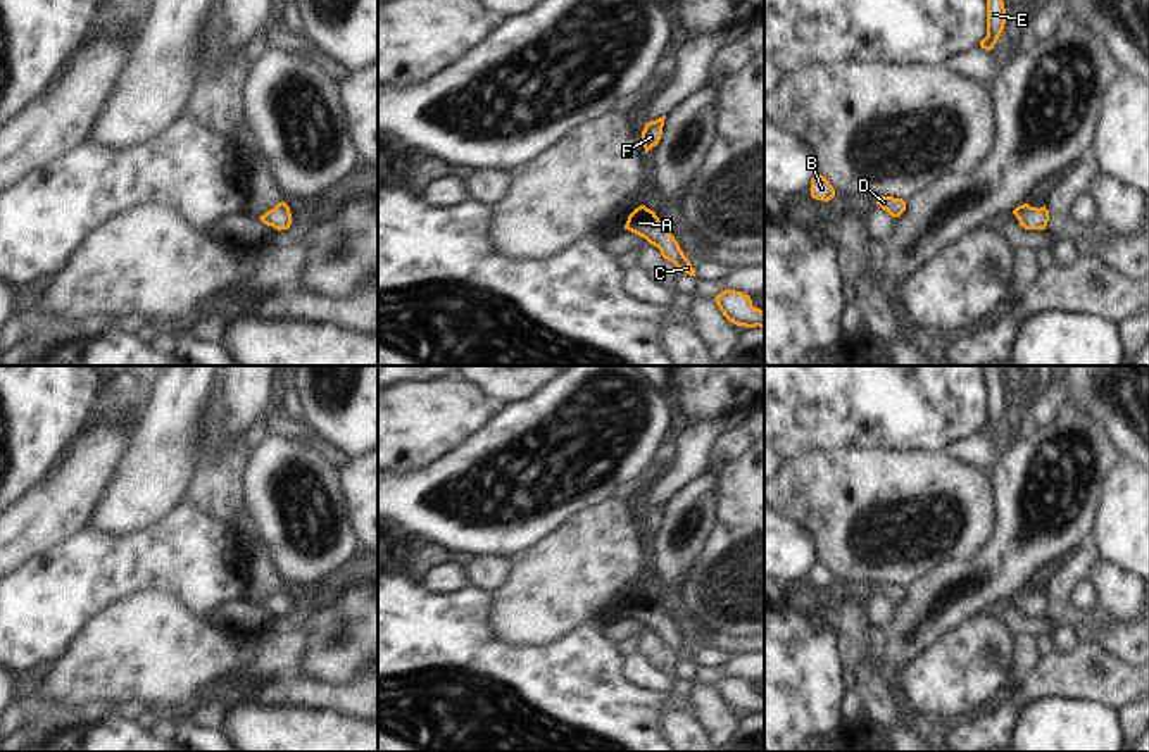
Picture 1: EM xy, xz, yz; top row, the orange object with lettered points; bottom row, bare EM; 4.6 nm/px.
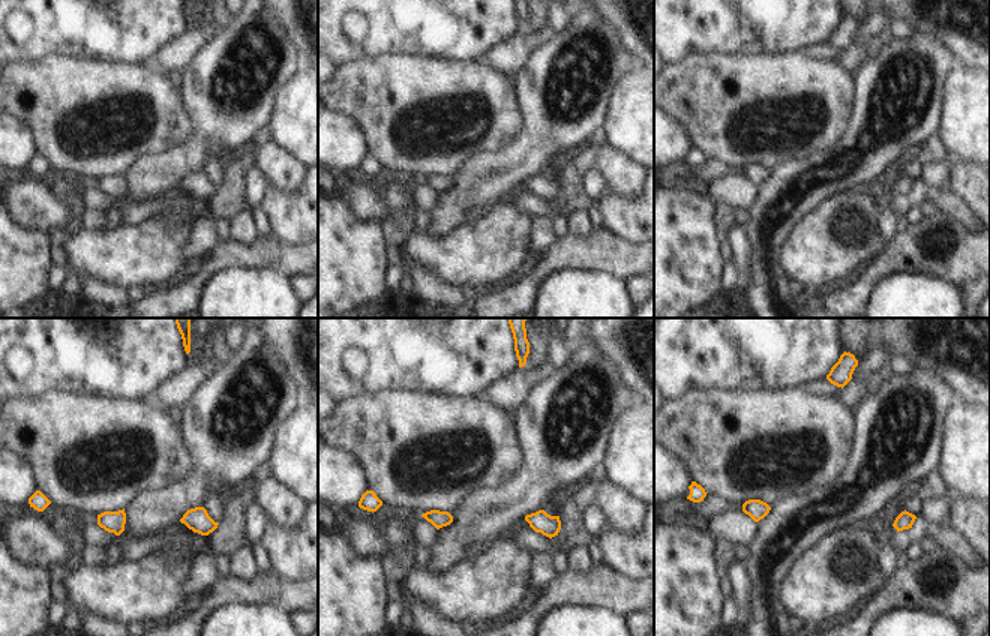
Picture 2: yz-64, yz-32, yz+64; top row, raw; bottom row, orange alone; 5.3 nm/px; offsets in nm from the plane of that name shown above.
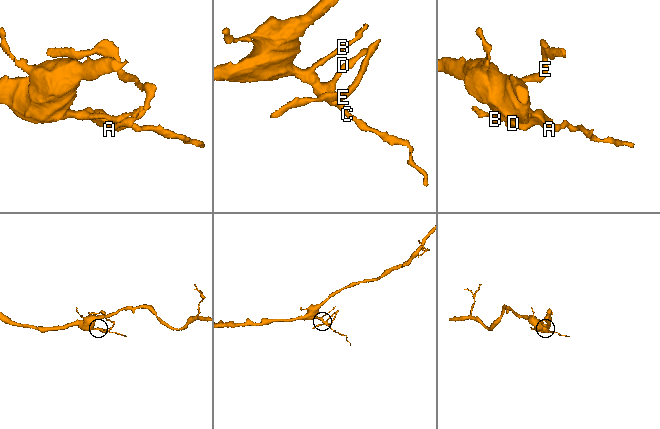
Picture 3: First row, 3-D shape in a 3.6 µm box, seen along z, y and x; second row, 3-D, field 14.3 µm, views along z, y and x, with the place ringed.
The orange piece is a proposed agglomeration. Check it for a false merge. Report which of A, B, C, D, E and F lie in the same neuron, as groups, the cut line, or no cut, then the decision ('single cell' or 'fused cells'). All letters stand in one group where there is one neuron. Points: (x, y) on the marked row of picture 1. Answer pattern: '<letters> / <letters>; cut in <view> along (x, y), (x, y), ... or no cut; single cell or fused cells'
A B C D E F; no cut; single cell

